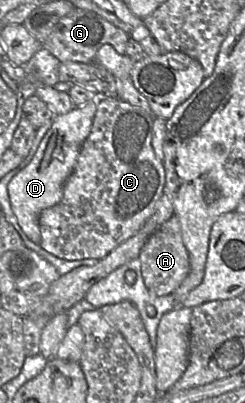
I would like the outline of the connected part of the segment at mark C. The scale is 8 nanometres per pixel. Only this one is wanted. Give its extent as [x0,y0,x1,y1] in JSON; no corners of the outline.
[39,97,165,260]

